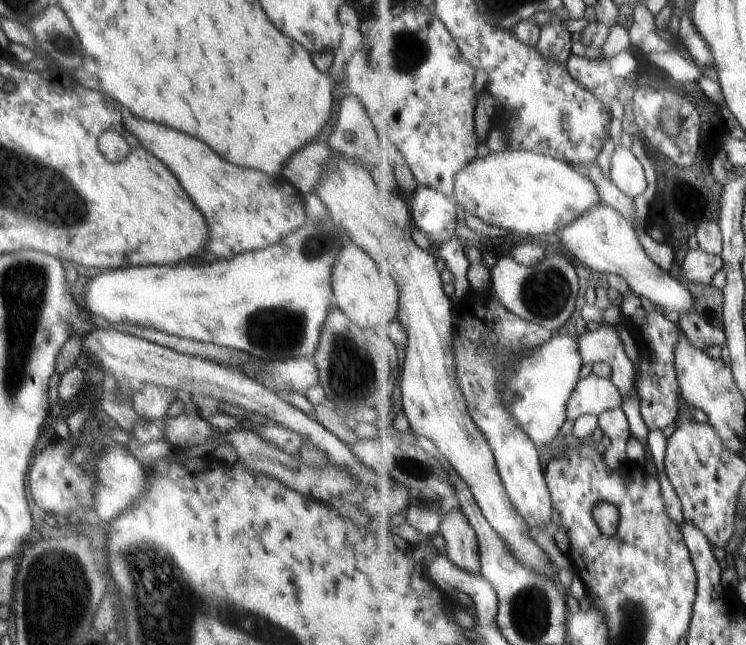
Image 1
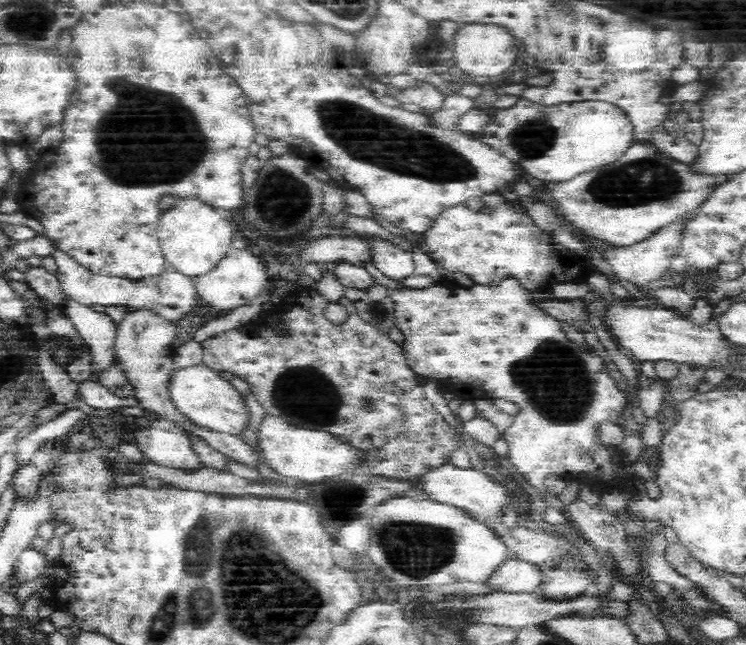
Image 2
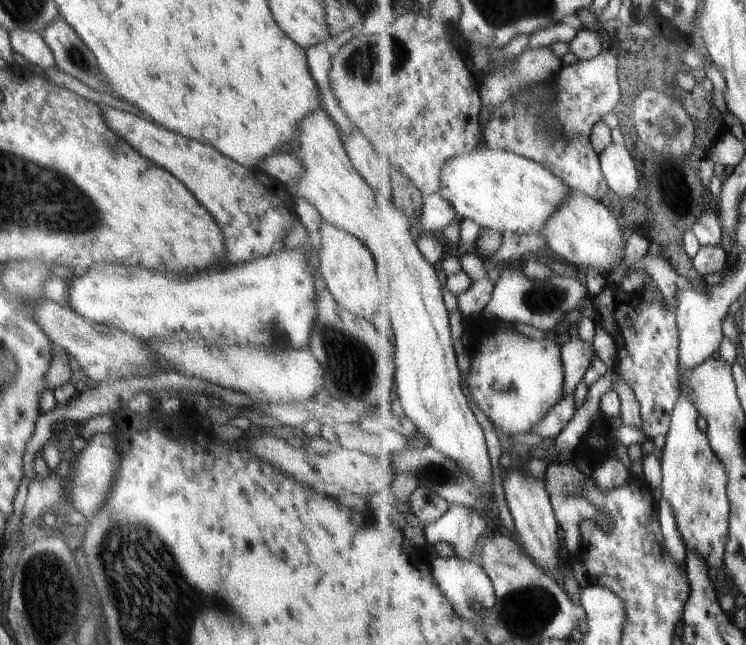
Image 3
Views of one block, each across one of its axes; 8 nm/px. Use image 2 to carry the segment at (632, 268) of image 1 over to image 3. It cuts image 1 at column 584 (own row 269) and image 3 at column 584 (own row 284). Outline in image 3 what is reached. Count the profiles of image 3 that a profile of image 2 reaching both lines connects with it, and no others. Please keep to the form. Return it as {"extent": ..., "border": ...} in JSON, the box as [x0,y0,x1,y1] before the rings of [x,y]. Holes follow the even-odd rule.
{"extent":[543,192,625,272],"border":[[[578,192],[568,196],[568,202],[563,204],[543,234],[547,239],[548,254],[561,256],[569,265],[612,272],[623,262],[625,256],[624,232],[610,208],[604,206],[600,200]]]}

